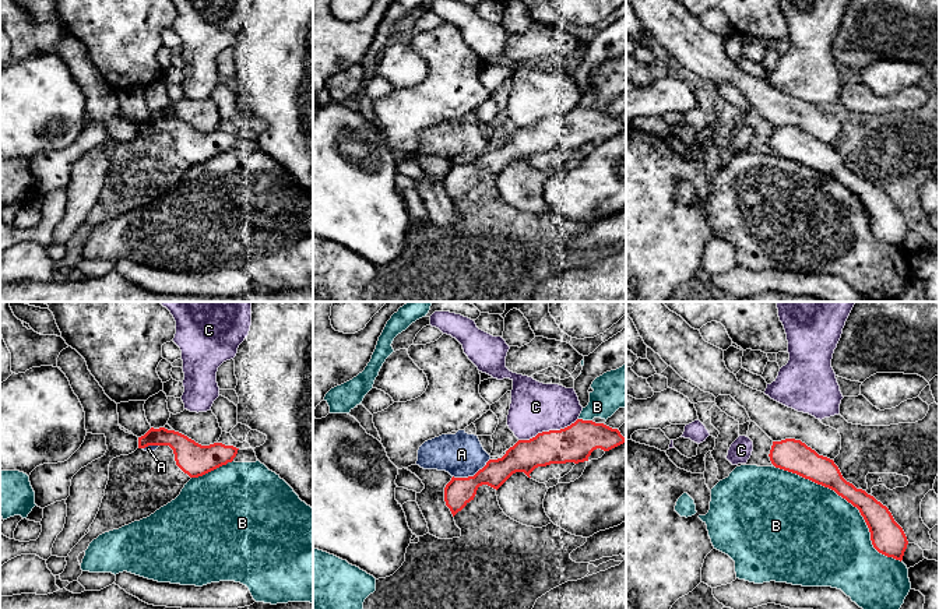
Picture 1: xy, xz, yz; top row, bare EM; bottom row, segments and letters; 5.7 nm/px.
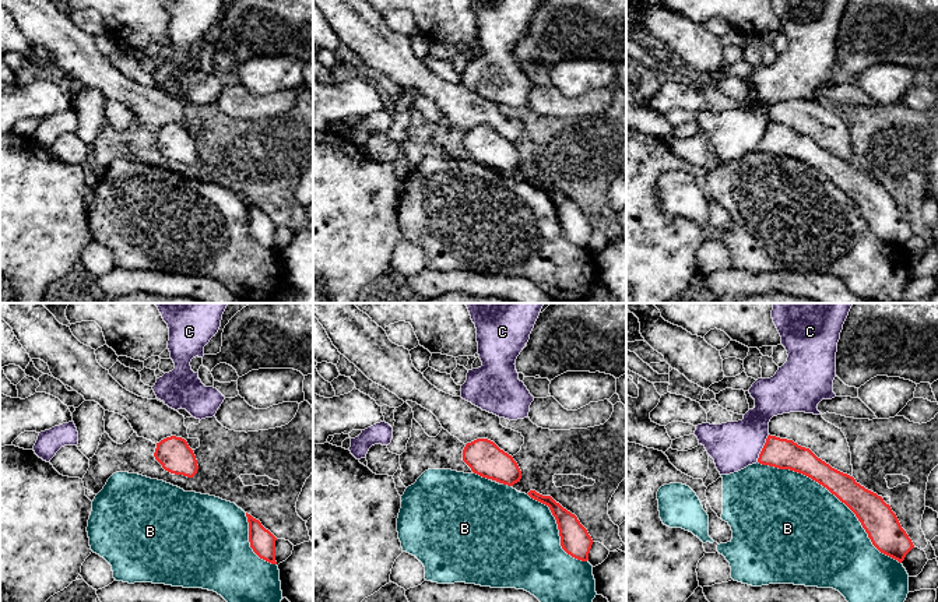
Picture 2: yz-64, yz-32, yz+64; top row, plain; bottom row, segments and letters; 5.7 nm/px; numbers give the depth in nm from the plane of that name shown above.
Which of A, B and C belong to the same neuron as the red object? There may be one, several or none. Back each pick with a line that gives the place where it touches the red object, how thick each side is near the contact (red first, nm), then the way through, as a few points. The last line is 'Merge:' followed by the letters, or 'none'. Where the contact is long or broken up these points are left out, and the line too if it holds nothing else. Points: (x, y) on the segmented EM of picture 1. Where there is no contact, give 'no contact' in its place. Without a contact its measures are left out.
Merge: none

